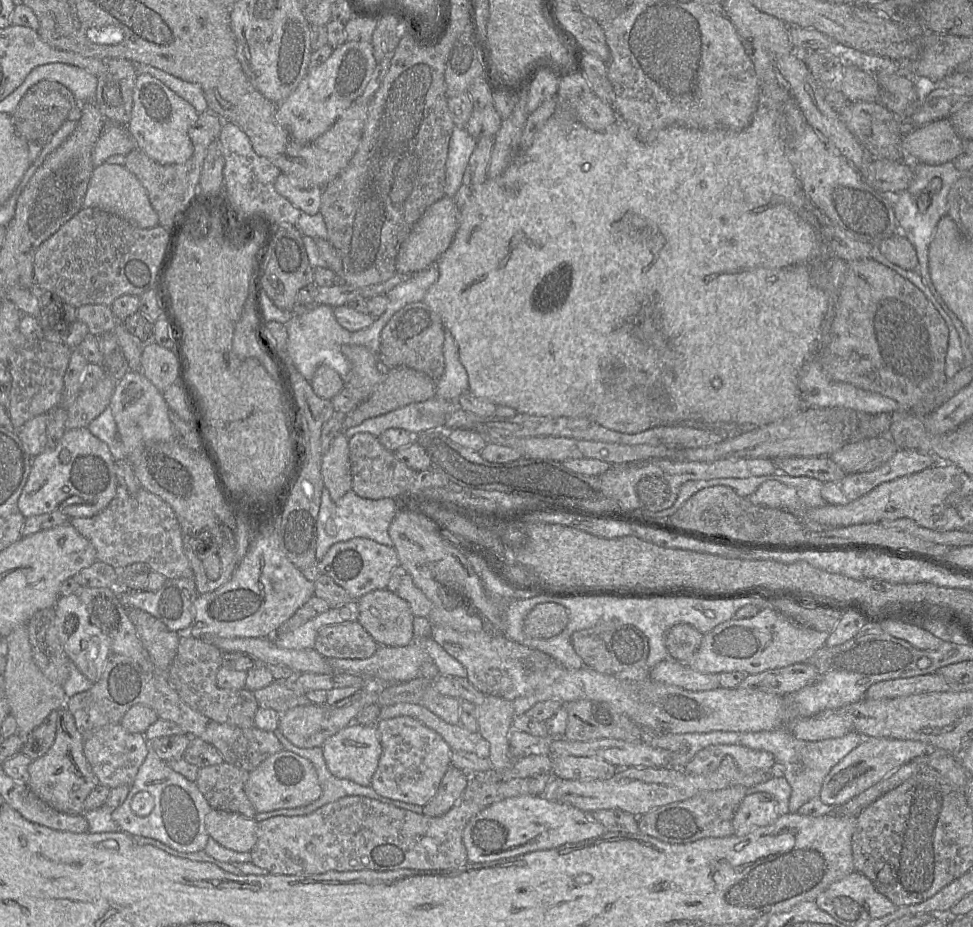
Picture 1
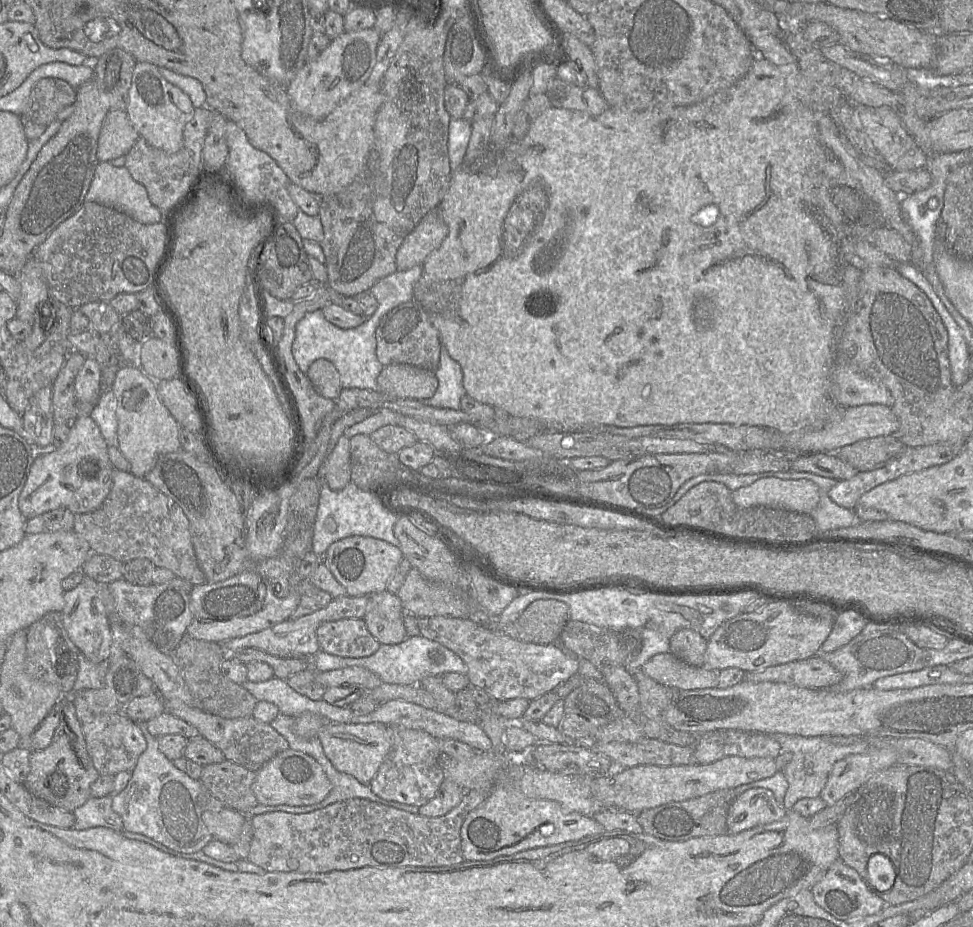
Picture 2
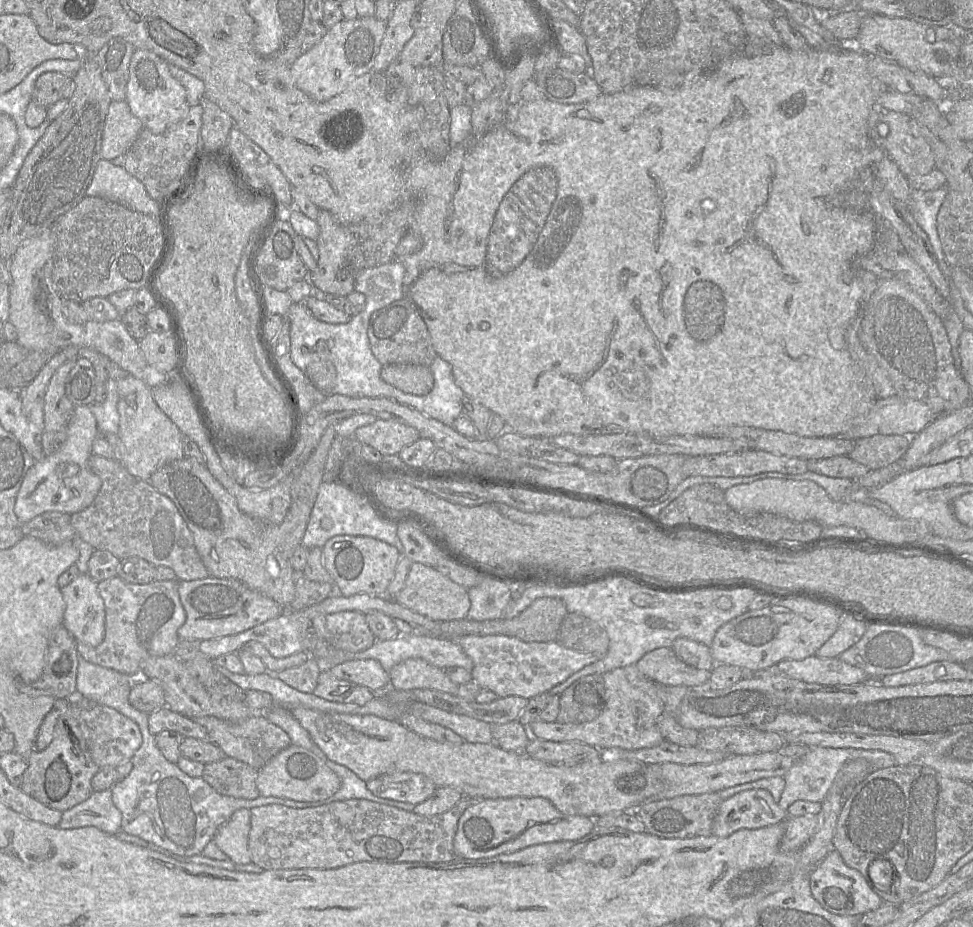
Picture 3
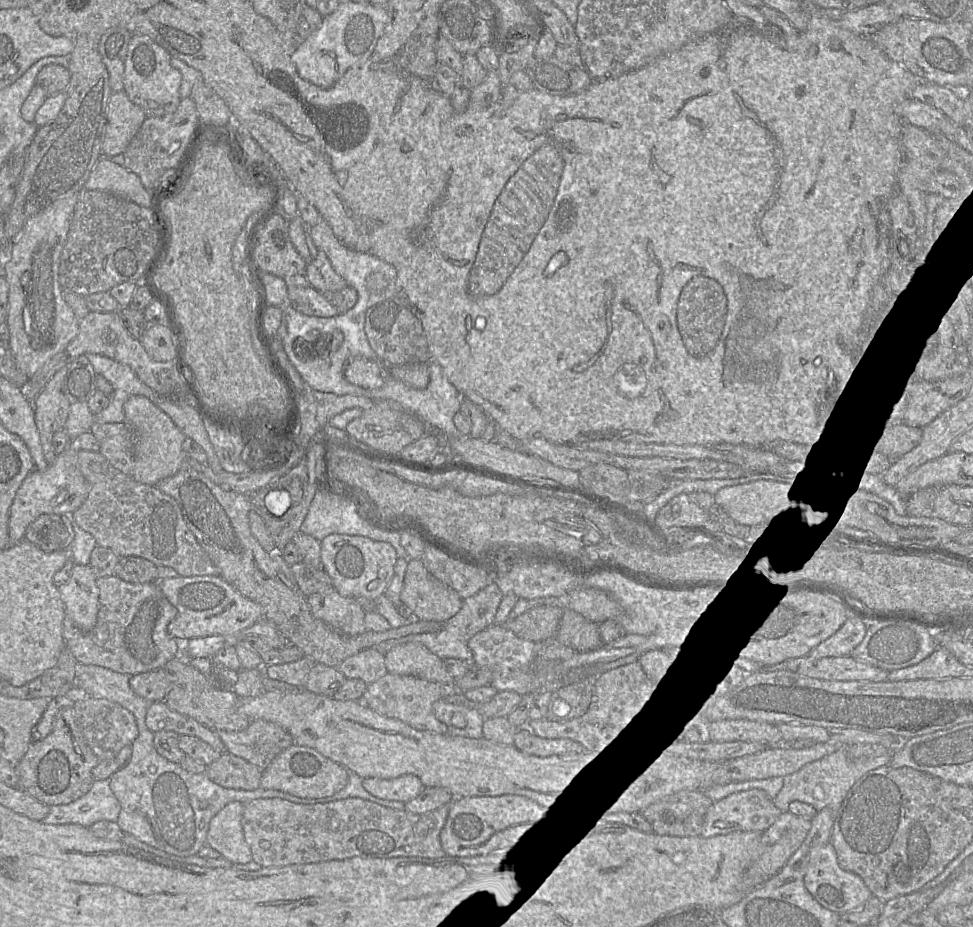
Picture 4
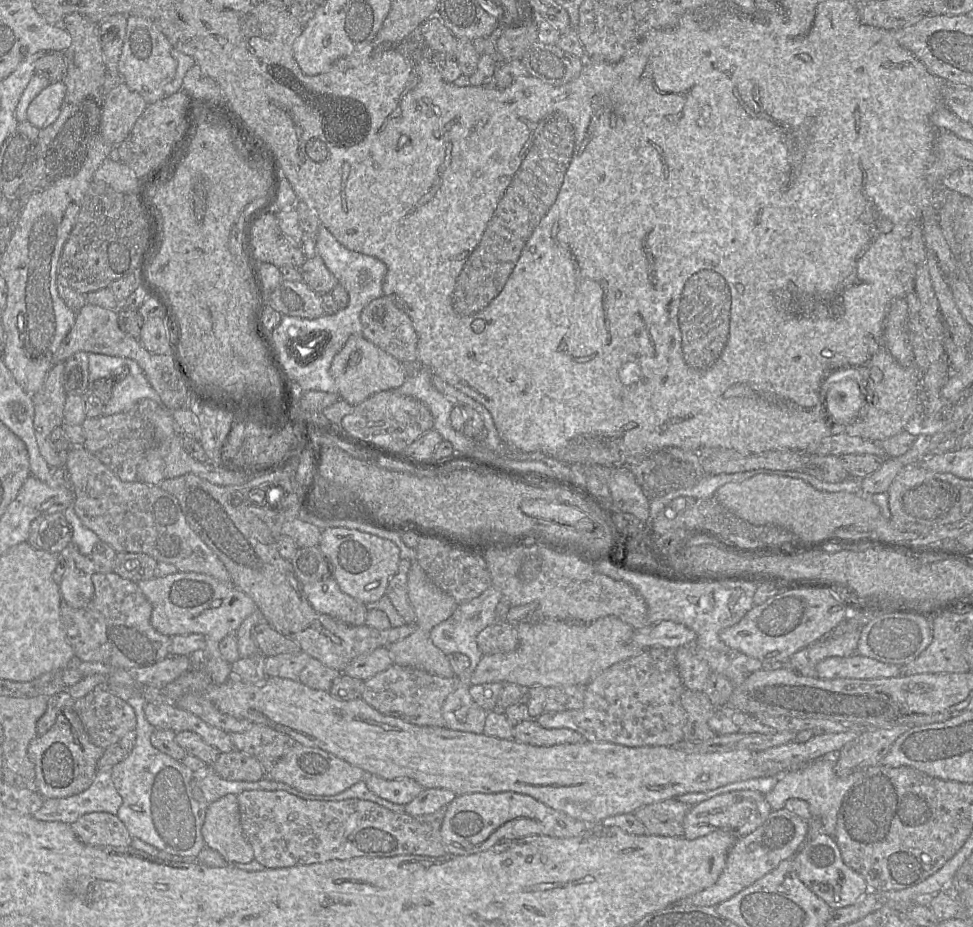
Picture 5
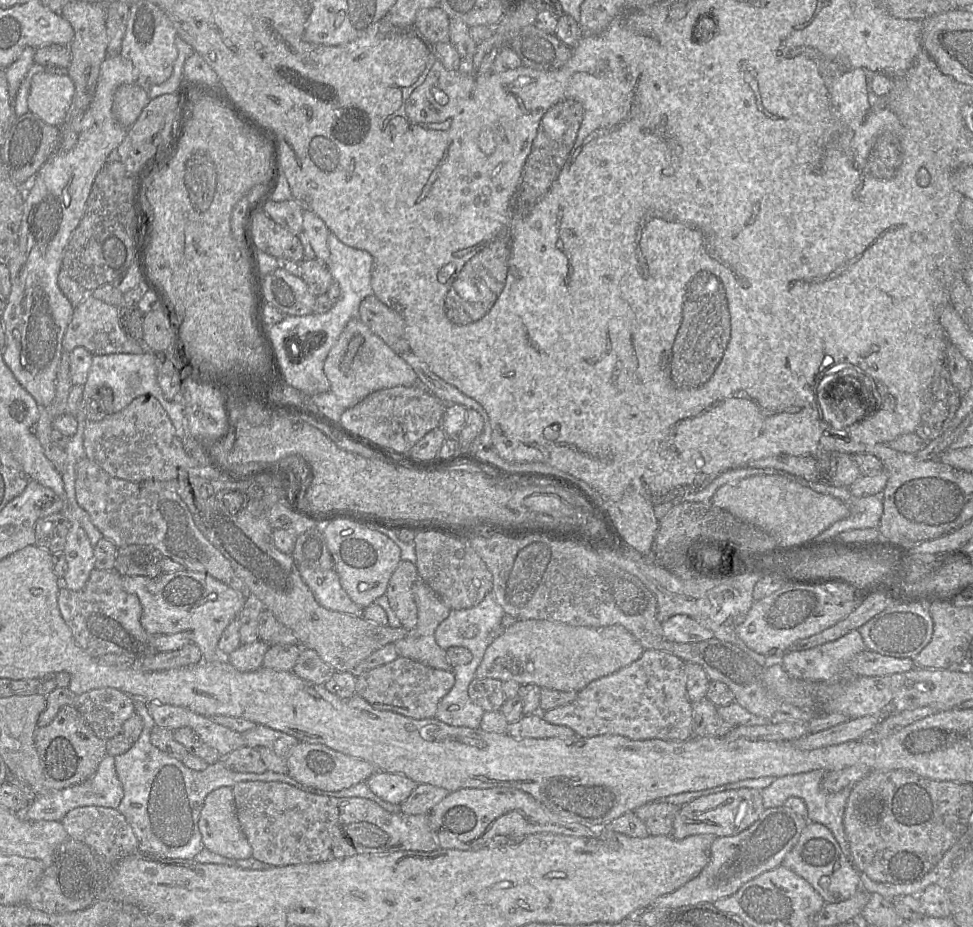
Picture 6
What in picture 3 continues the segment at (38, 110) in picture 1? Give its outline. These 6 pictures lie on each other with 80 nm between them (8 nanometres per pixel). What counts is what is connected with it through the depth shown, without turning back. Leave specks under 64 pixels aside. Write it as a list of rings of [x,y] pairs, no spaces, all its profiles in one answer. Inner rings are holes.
[[[56,71],[42,73],[36,80],[32,99],[46,109],[62,99],[70,99],[74,92],[73,77]]]

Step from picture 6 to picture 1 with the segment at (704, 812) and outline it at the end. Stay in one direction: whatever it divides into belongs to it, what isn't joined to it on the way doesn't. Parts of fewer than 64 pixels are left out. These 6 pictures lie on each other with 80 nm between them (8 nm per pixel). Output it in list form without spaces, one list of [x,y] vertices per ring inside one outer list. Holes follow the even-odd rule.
[[[767,792],[748,793],[741,801],[733,818],[733,834],[743,836],[779,817],[776,799]]]

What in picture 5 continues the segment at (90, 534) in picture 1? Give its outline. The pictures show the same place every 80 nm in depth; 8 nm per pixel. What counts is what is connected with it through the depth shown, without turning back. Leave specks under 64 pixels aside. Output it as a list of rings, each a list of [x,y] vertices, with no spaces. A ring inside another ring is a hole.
[[[71,445],[70,449],[66,453],[62,454],[62,466],[68,473],[68,479],[70,486],[74,493],[74,510],[77,516],[82,521],[83,525],[92,530],[98,538],[109,544],[116,552],[133,552],[143,553],[153,557],[158,562],[166,562],[177,567],[180,572],[196,572],[210,575],[222,582],[232,583],[229,572],[227,571],[223,562],[217,557],[217,555],[203,542],[203,540],[195,533],[190,527],[186,518],[182,512],[180,504],[177,498],[169,492],[163,490],[159,485],[151,485],[141,481],[125,482],[120,480],[104,463],[102,463],[96,456],[91,454],[84,445]]]

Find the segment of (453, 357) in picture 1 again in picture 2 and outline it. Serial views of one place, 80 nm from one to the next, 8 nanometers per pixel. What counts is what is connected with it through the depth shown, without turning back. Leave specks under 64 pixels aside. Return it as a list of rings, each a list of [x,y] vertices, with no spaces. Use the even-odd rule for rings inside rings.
[[[442,344],[435,375],[438,380],[435,394],[429,399],[418,401],[435,408],[460,409],[461,398],[466,395],[463,372],[459,363],[451,358]]]

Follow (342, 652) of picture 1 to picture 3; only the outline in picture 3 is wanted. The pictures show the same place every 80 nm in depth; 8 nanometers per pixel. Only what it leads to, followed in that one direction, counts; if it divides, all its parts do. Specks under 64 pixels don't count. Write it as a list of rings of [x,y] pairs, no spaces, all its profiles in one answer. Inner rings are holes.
[[[358,611],[317,615],[312,620],[312,627],[316,636],[334,649],[345,652],[366,650],[377,640],[367,624],[365,614]]]

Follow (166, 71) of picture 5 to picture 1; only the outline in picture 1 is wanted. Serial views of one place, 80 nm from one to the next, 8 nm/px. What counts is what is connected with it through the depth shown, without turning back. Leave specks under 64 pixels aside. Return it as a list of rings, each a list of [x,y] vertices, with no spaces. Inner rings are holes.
[[[139,73],[133,92],[131,120],[127,130],[138,149],[159,164],[182,164],[194,152],[188,130],[193,126],[199,113],[186,100],[178,96],[163,82],[148,73]]]

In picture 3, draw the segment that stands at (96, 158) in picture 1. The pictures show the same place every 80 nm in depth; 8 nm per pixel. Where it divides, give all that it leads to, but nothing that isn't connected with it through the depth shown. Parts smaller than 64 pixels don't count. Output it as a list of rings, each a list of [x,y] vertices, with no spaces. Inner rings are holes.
[[[111,101],[101,144],[101,158],[113,160],[125,154],[143,130],[143,123],[133,115],[127,101]]]

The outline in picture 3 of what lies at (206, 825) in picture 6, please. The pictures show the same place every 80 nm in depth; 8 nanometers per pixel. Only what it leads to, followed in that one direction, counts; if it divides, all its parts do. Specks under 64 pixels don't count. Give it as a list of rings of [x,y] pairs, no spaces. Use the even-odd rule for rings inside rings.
[[[250,810],[235,811],[230,819],[222,824],[213,841],[234,864],[251,863],[248,837],[250,832]]]

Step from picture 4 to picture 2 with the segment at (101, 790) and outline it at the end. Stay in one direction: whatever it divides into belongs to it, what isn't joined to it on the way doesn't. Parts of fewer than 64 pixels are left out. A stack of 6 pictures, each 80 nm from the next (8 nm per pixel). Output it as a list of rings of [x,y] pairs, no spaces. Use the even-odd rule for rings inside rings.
[[[112,796],[102,798],[90,797],[86,803],[74,810],[74,830],[88,830],[104,827],[116,832],[122,832],[121,817],[112,810]]]

